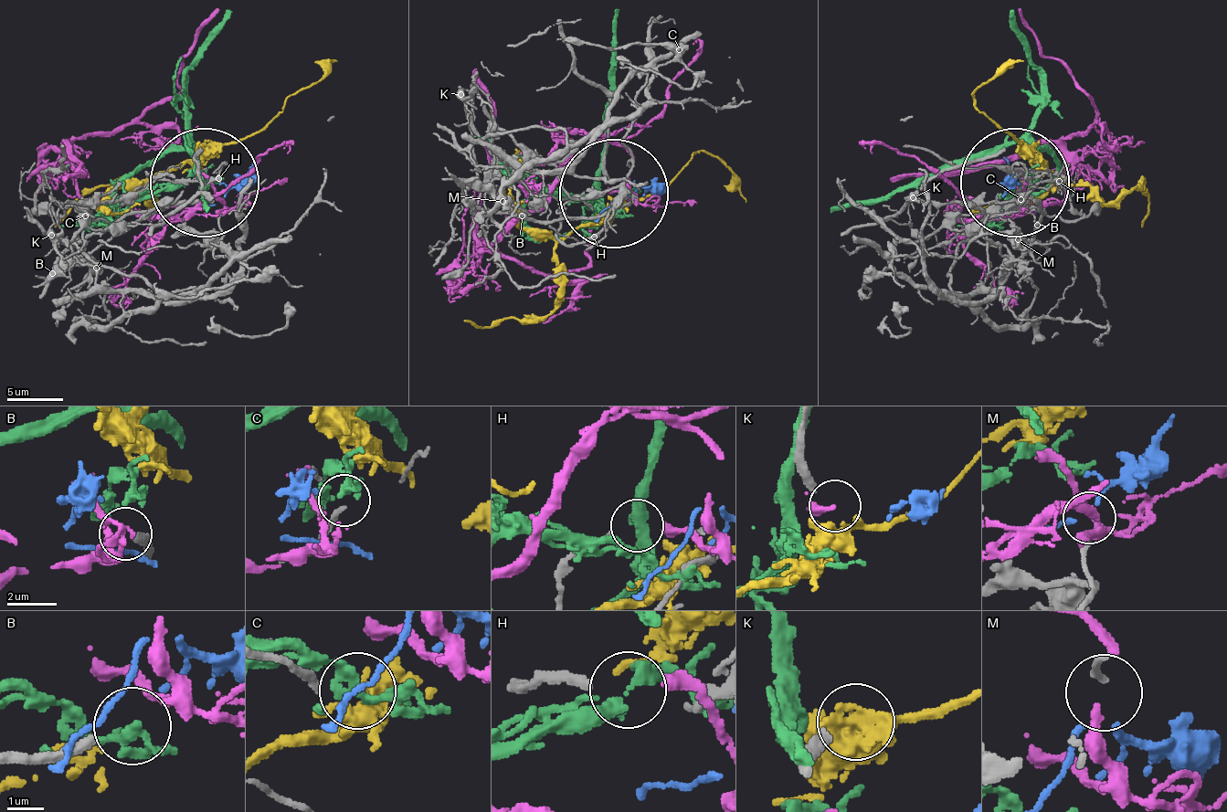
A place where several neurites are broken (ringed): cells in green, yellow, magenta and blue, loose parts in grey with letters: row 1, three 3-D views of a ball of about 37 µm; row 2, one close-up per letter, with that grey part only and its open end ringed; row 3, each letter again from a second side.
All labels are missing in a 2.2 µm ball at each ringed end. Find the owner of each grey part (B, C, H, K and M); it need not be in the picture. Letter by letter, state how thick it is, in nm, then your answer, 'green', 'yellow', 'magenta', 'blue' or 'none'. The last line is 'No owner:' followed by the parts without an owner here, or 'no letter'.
B: 320 nm | none
C: 220 nm | none
H: 240 nm | magenta
K: 320 nm | yellow
M: 190 nm | blue
No owner: B, C

